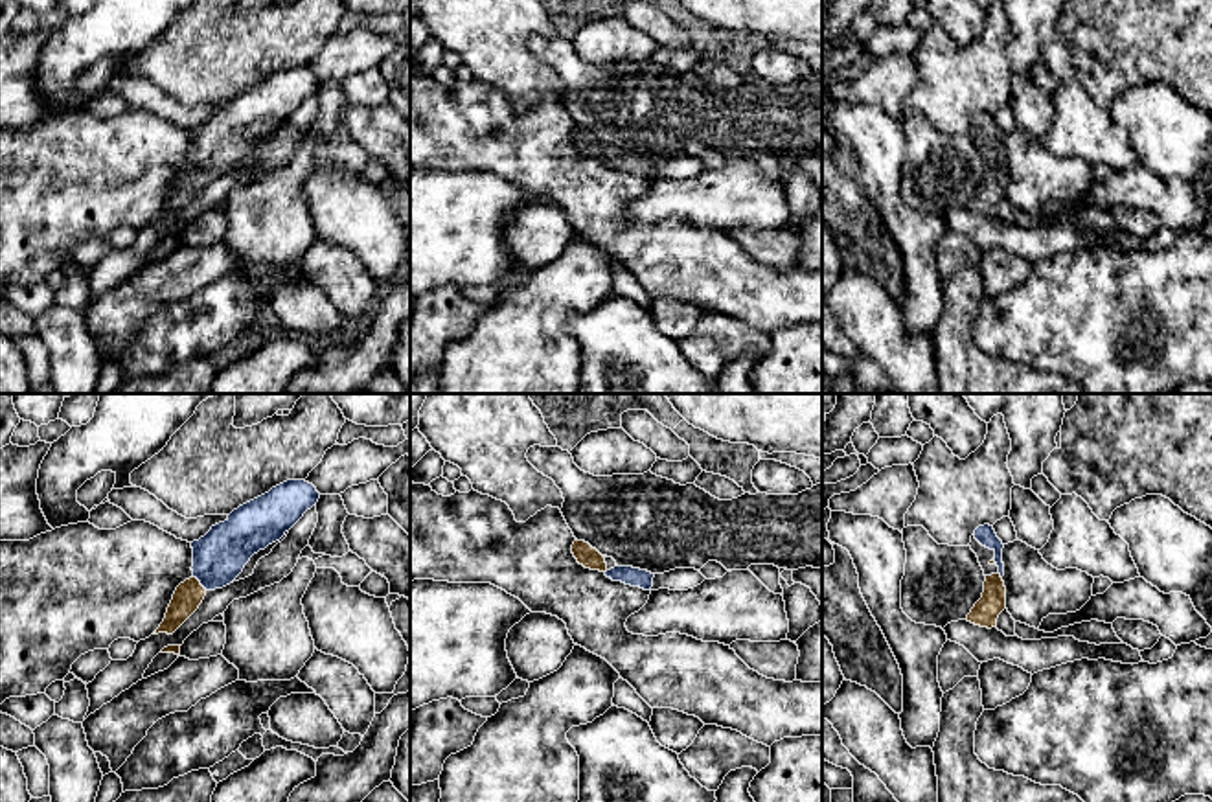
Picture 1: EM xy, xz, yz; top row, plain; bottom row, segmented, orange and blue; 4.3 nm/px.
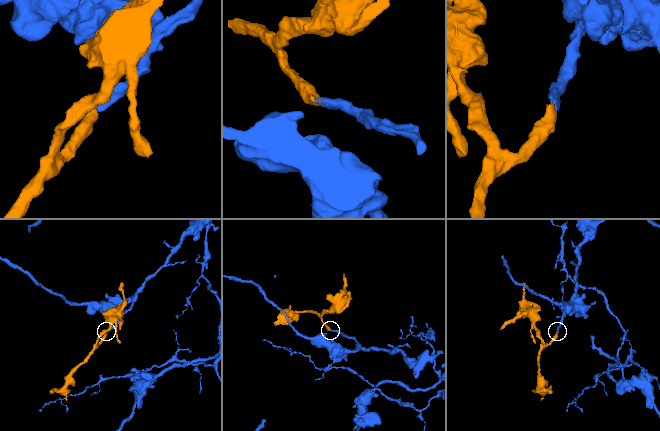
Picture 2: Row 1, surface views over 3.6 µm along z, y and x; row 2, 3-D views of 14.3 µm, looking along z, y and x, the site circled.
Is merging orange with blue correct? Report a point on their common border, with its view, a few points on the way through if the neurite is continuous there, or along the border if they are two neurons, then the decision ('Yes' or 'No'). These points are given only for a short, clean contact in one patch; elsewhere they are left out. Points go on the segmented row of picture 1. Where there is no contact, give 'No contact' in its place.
Touches orange at xy (199, 582). Path across: xy (188, 596), (199, 582), (216, 565), (219, 556). Yes

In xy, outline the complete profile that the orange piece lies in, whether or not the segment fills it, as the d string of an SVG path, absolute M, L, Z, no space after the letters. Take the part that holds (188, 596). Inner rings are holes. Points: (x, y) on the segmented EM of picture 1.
M287 480L239 506L224 522L193 541L193 576L177 587L153 635L173 635L199 609L208 590L234 583L250 557L280 541L318 498L313 484Z

